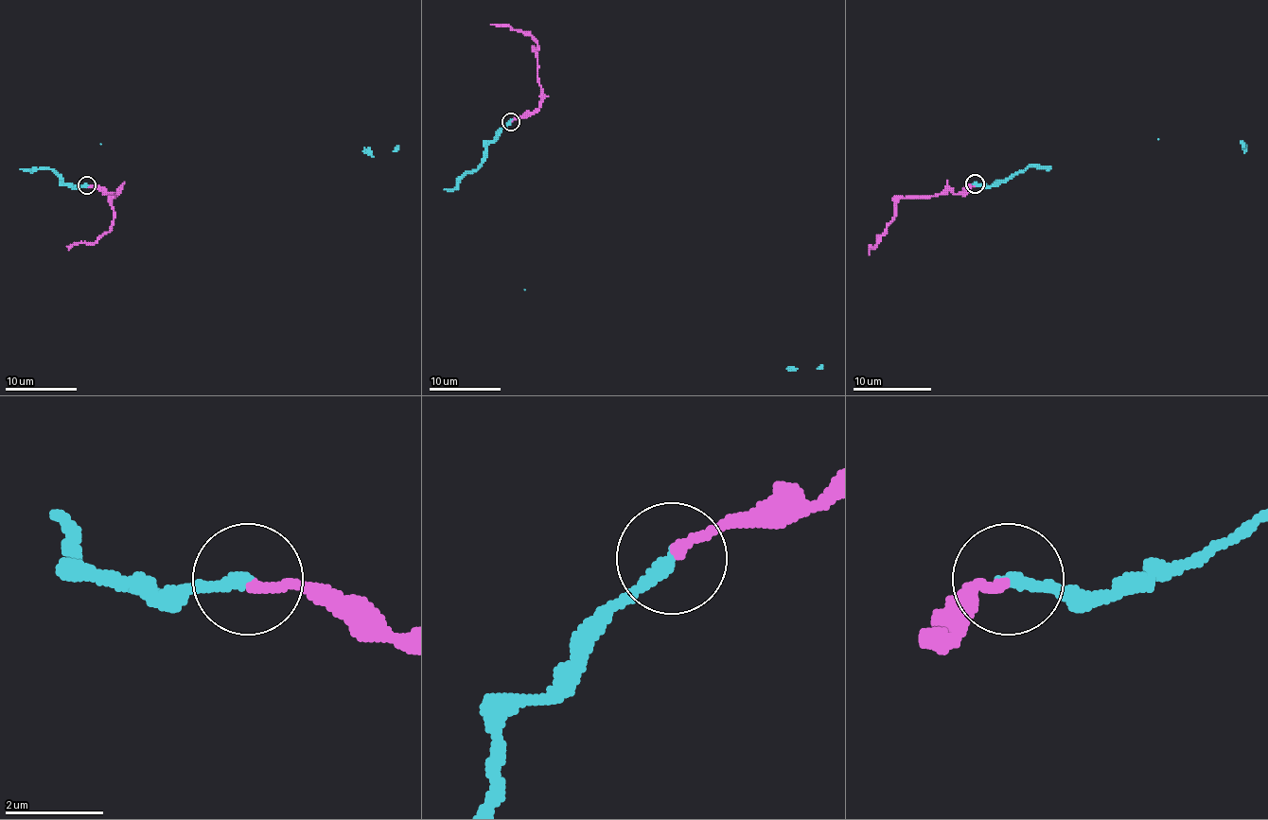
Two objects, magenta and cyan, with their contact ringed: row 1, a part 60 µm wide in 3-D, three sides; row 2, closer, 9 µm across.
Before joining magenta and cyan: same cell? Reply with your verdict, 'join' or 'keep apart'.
keep apart

